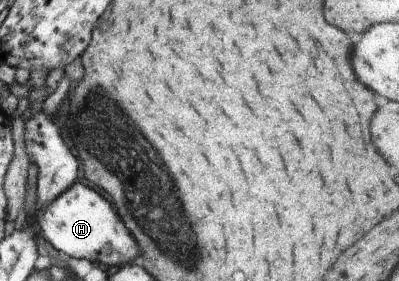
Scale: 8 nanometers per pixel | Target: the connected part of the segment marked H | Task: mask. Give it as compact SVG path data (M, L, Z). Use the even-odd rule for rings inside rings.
M75 183L59 195L48 207L36 214L41 233L46 241L64 258L84 257L88 261L104 265L124 265L140 257L140 247L132 233L124 227L120 215L116 215L112 203L102 199L94 189Z

